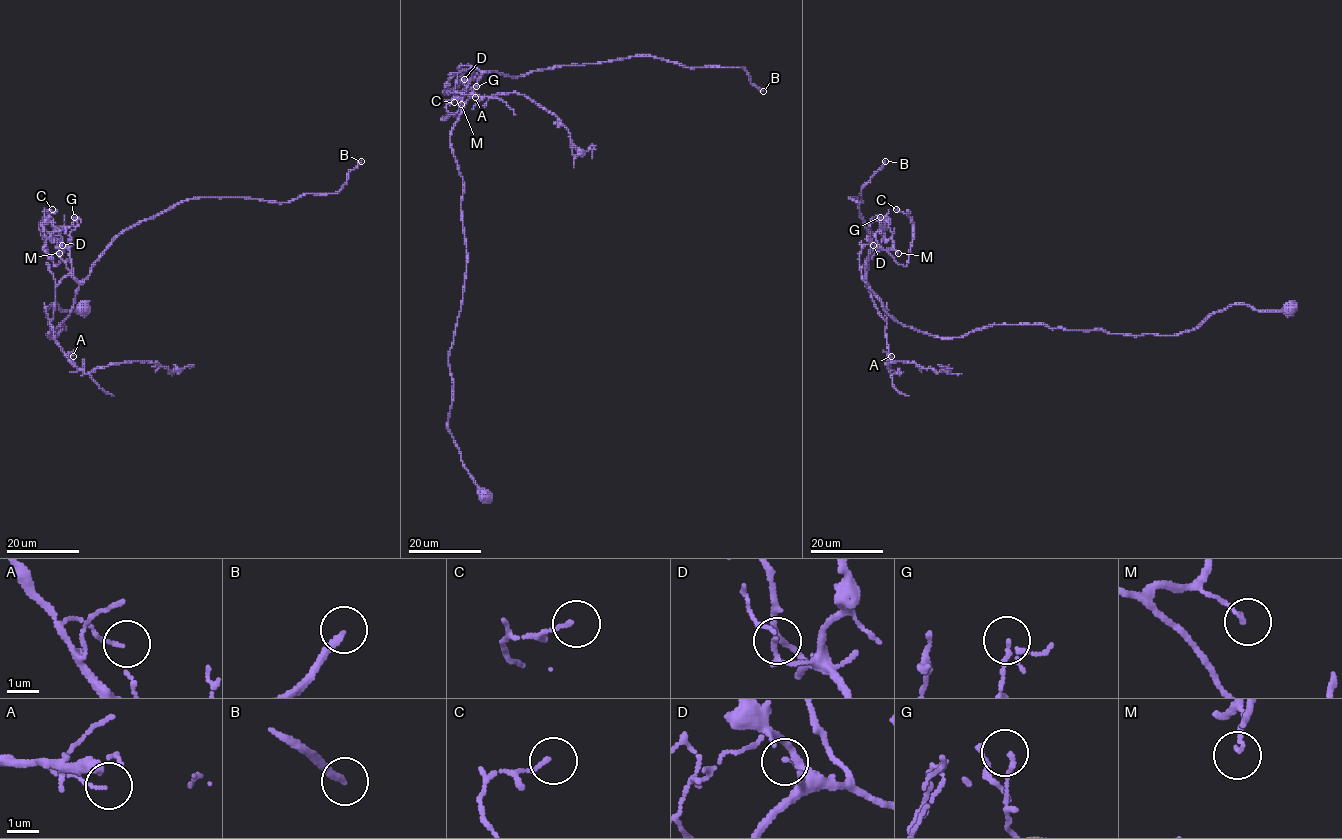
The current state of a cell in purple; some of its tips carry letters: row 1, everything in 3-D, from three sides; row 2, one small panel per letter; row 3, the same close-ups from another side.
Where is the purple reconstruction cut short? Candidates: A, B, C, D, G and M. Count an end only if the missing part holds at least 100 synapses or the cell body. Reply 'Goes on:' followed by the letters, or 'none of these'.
Goes on: B

